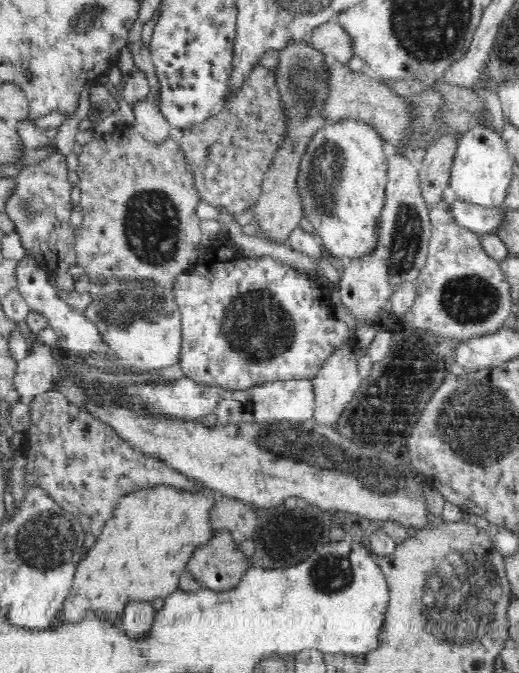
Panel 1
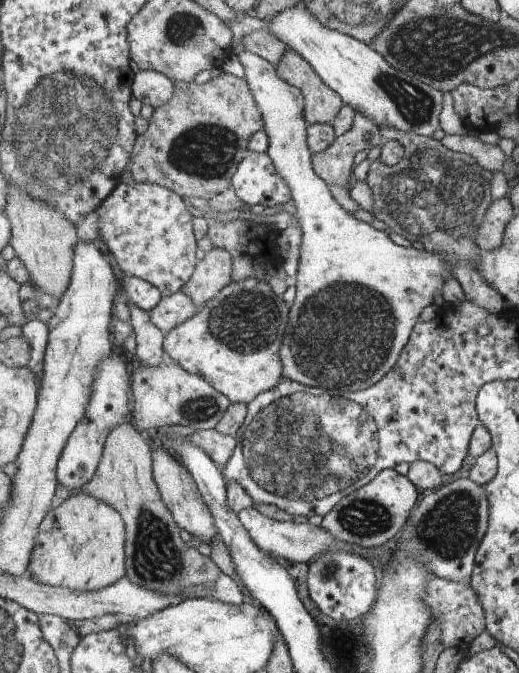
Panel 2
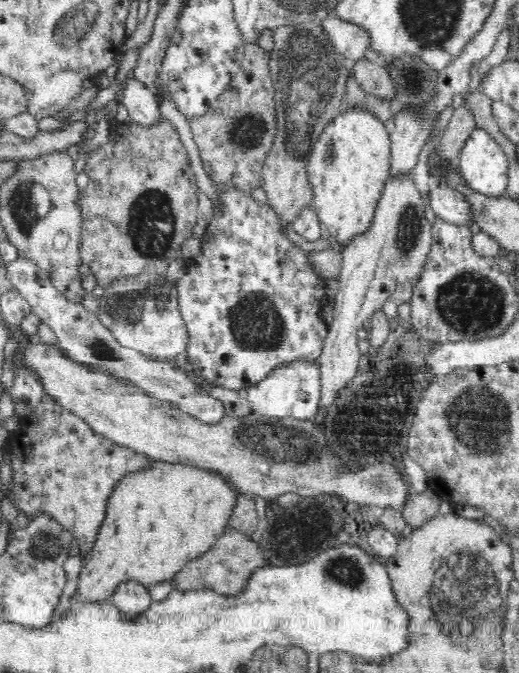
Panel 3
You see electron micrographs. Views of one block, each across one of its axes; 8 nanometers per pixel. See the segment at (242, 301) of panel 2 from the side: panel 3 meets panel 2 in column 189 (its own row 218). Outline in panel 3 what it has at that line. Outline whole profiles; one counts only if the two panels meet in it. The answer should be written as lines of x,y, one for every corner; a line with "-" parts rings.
367,106
343,107
325,126
312,146
308,159
308,177
314,187
314,198
310,206
316,211
319,221
330,233
333,246
346,247
358,234
369,230
376,204
389,180
391,138
380,120

